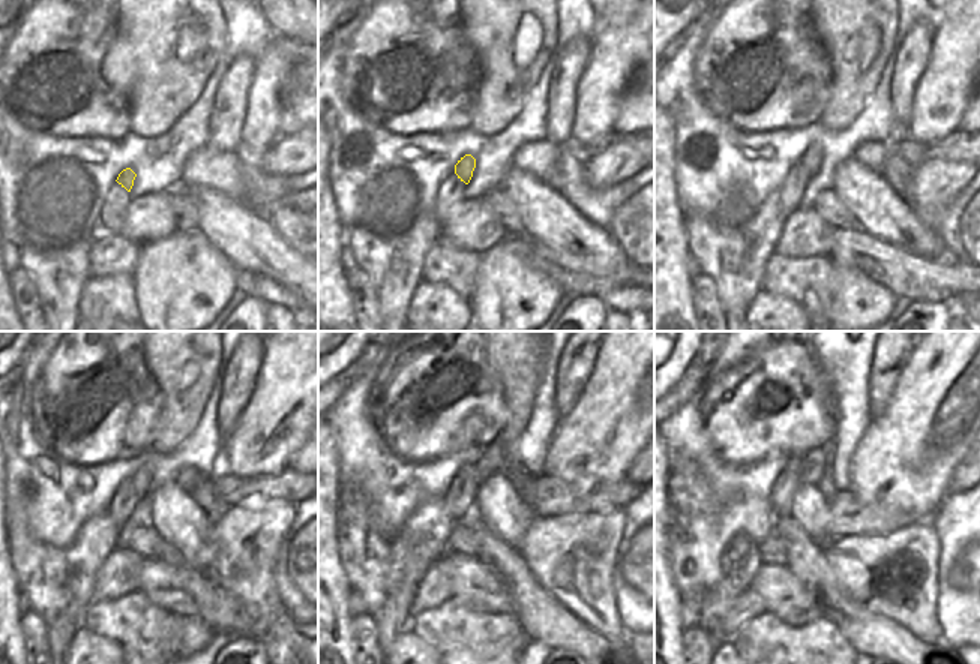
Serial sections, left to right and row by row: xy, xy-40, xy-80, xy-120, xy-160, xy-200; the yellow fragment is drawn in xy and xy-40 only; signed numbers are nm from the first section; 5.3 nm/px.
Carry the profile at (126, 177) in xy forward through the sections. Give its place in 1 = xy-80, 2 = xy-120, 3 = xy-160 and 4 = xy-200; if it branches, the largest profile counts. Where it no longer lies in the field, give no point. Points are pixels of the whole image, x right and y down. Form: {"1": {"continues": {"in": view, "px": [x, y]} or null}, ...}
{"1": {"continues": {"in": "xy-80", "px": [811, 158]}}, "2": {"continues": {"in": "xy-120", "px": [141, 480]}}, "3": {"continues": {"in": "xy-160", "px": [491, 454]}}, "4": {"continues": {"in": "xy-200", "px": [812, 466]}}}

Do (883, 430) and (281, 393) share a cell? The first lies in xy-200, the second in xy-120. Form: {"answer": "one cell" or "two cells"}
{"answer": "one cell"}

